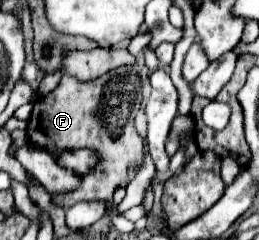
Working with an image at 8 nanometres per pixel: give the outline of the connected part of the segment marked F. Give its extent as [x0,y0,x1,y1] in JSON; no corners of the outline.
[26,64,148,210]

